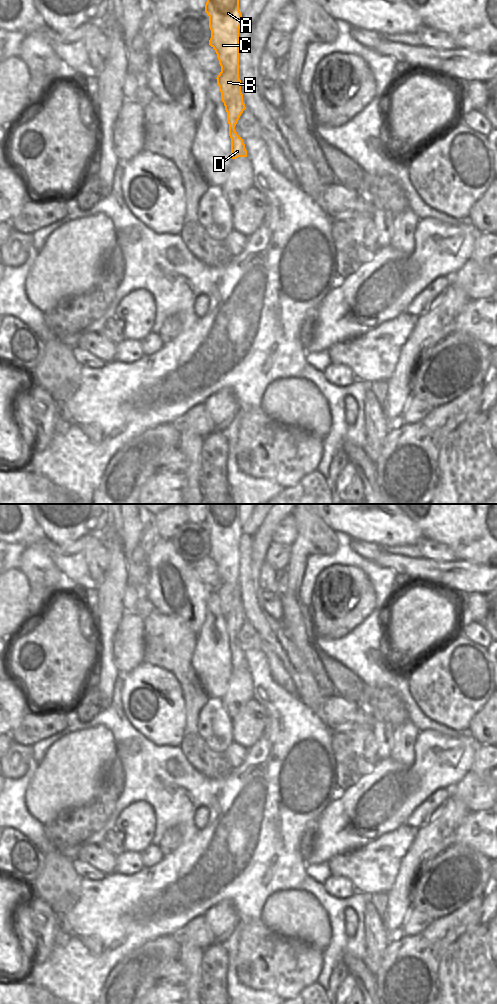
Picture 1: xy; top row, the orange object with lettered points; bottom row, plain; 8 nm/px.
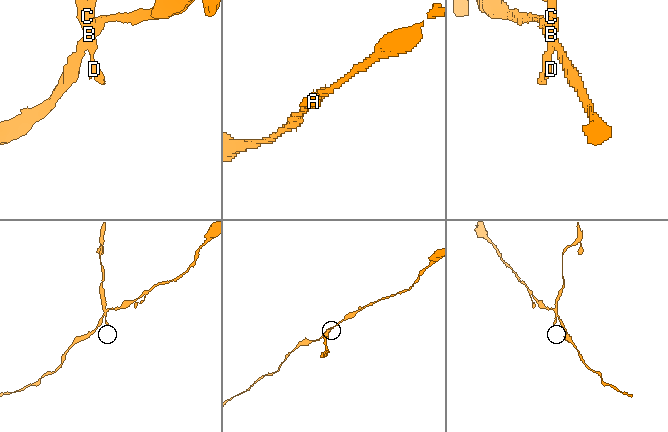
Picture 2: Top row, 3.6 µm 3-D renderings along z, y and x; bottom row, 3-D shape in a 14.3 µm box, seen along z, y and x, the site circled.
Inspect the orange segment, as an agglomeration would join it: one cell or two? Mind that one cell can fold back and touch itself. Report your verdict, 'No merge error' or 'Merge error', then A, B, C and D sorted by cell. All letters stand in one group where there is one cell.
Merge error. Groups: A C D / B

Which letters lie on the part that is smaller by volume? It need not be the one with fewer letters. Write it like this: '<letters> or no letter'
A, C, D

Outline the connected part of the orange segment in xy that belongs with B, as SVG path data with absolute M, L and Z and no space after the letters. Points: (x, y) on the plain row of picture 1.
M221 583L216 591L223 615L230 613L238 603L241 603L241 592L239 590L239 585Z

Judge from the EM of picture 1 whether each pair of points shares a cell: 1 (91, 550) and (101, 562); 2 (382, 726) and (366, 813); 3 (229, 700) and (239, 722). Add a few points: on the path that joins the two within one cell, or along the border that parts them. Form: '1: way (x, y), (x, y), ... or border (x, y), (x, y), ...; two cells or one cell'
1: way (94, 553), (98, 559); one cell
2: border (388, 756), (379, 759); two cells
3: border (252, 699), (231, 719); two cells

